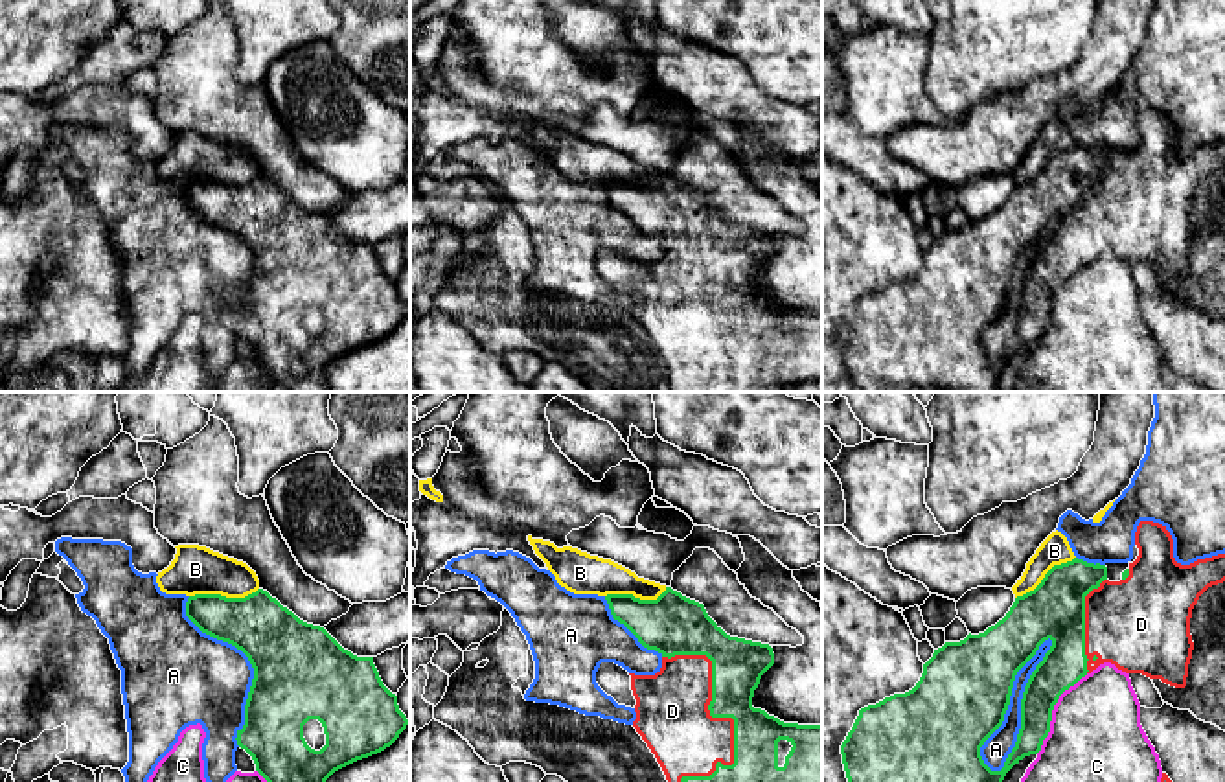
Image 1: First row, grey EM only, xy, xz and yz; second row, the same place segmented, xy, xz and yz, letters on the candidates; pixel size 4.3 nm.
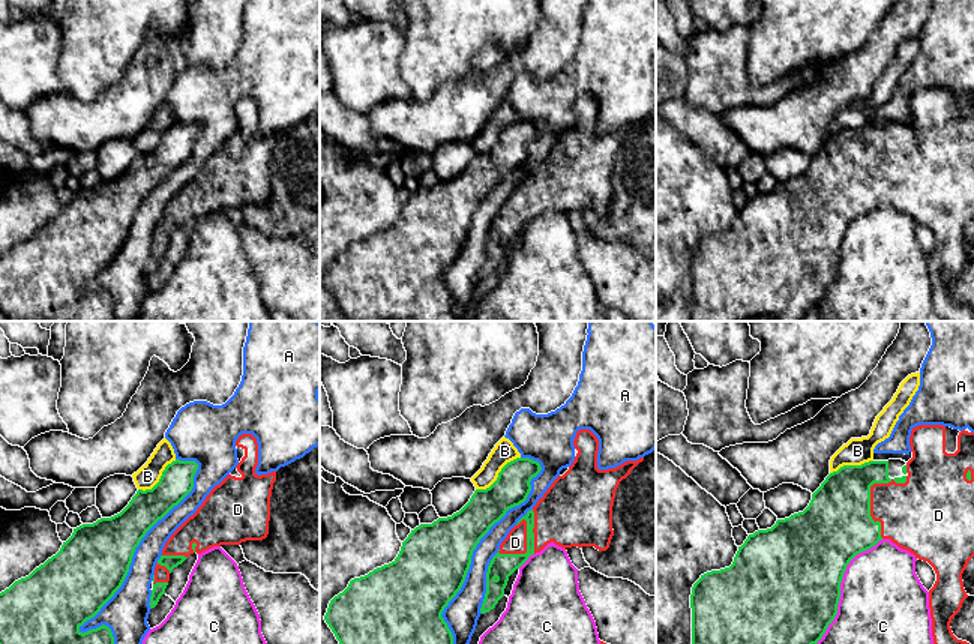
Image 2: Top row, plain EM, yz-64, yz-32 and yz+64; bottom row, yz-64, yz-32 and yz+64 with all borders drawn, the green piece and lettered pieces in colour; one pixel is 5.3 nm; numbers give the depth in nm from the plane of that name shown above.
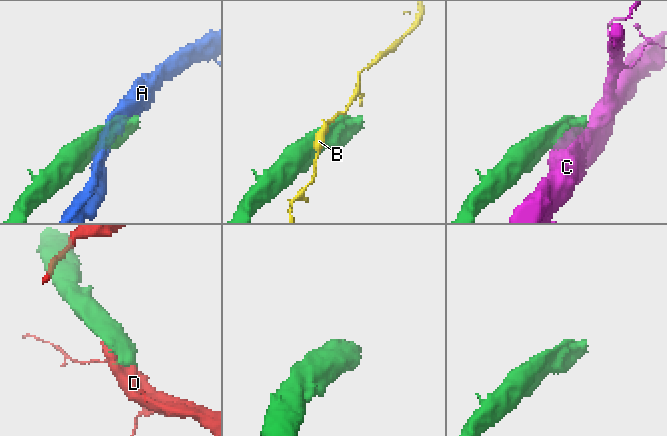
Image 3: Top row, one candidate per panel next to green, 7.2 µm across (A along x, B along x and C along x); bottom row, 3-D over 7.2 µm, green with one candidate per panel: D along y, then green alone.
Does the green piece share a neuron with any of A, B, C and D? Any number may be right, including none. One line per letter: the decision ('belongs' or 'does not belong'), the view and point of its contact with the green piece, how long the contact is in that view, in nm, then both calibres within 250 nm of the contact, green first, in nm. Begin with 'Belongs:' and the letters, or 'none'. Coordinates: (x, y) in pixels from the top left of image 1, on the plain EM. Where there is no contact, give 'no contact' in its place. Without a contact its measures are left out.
Belongs: D
A: does not belong; meets green in yz at (1021, 295); contact 650 nm long; 380 nm thick on the green side, 120 nm on the other
B: does not belong; meets green in xy at (223, 184); contact 300 nm long; 280 nm thick on the green side, 220 nm on the other
C: does not belong; meets green in yz at (1053, 297); contact 420 nm long; 190 nm thick on the green side, 420 nm on the other
D: belongs; meets green in xz at (734, 343); contact 800 nm long; 220 nm thick on the green side, 300 nm on the other

